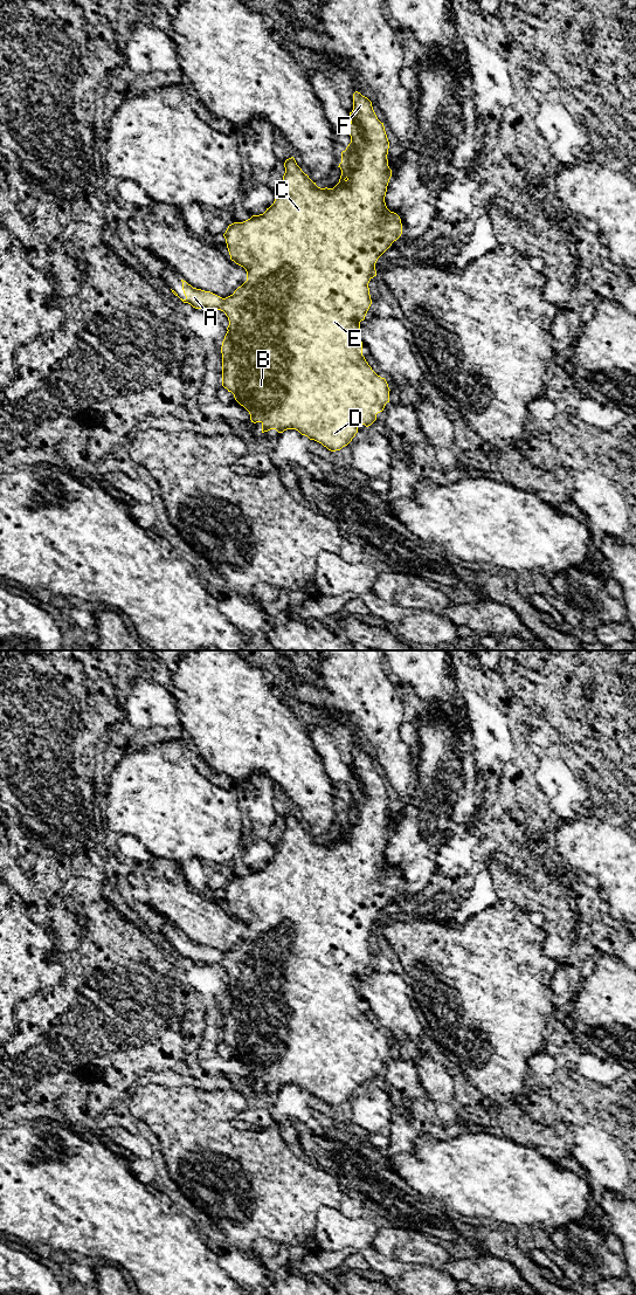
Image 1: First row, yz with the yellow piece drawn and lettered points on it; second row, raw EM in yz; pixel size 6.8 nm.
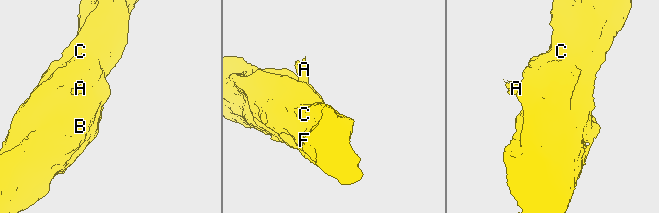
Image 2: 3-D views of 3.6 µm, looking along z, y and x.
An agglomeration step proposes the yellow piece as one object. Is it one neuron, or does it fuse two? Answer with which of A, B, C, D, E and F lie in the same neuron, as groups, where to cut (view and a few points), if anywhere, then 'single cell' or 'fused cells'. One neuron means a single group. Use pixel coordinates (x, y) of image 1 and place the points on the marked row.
groups A B C D E F; cut none; single cell

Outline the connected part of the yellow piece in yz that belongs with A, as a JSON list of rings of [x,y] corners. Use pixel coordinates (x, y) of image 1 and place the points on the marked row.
[[[358,91],[353,94],[353,110],[350,112],[350,119],[348,135],[351,136],[351,143],[346,150],[341,152],[341,163],[338,166],[341,170],[341,175],[339,182],[333,188],[318,187],[316,182],[302,171],[295,158],[291,157],[284,163],[285,173],[279,187],[275,192],[276,199],[274,204],[267,208],[263,214],[253,215],[243,222],[234,222],[228,226],[223,236],[230,260],[246,269],[247,281],[238,287],[233,295],[222,298],[210,291],[193,288],[186,281],[181,280],[186,298],[180,298],[184,303],[188,303],[195,309],[221,310],[228,317],[228,331],[221,346],[222,386],[227,388],[228,392],[231,392],[235,400],[249,412],[251,422],[261,422],[262,433],[270,429],[276,429],[278,433],[283,433],[286,429],[296,429],[310,440],[322,443],[331,452],[340,450],[347,446],[358,433],[358,426],[371,426],[376,420],[376,414],[382,412],[386,404],[389,402],[390,390],[386,379],[378,376],[362,356],[362,342],[359,337],[359,329],[360,322],[365,319],[372,304],[368,283],[376,276],[375,263],[402,234],[400,216],[390,212],[385,202],[392,170],[388,166],[387,154],[389,142],[383,123],[378,119],[372,102]]]

